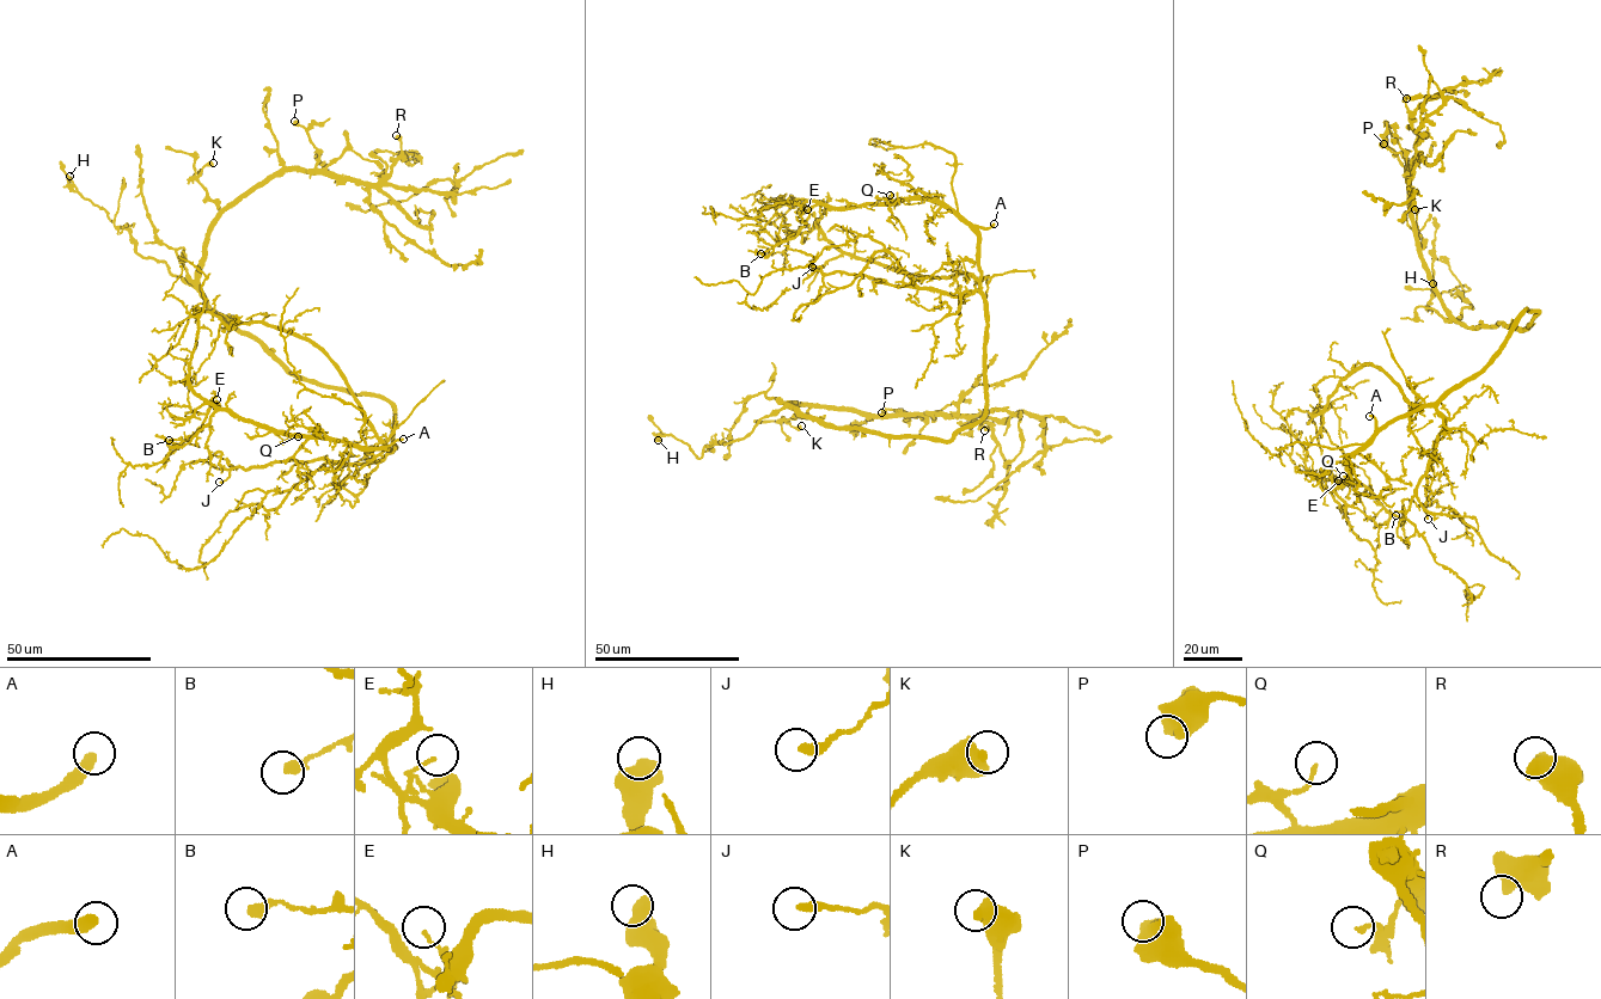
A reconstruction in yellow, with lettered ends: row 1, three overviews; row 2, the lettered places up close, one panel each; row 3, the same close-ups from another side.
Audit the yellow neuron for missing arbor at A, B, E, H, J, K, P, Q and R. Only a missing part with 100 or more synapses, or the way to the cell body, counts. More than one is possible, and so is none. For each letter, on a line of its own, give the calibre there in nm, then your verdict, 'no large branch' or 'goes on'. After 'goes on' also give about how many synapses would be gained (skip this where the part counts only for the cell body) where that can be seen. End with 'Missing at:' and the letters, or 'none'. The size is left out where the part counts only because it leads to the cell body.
A: calibre 380 nm; goes on
B: calibre 340 nm; no large branch
E: calibre 90 nm; no large branch
H: calibre 700 nm; no large branch
J: calibre 320 nm; no large branch
K: calibre 550 nm; no large branch
P: calibre 600 nm; no large branch
Q: calibre 130 nm; no large branch
R: calibre 550 nm; no large branch
Missing at: A

